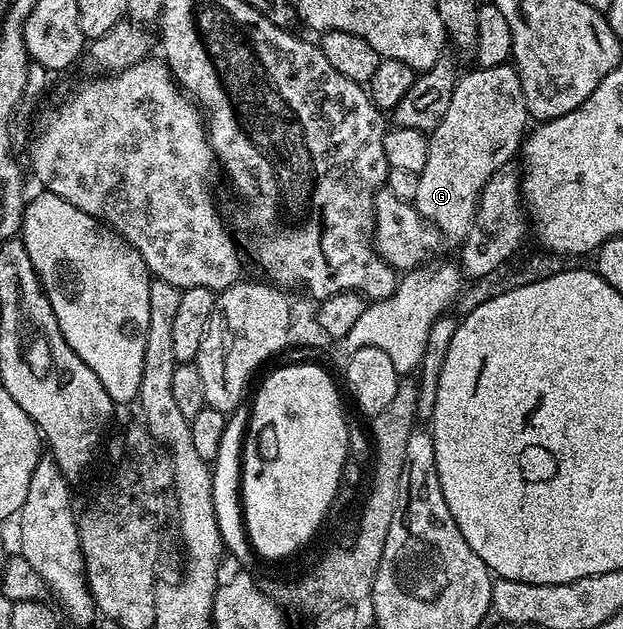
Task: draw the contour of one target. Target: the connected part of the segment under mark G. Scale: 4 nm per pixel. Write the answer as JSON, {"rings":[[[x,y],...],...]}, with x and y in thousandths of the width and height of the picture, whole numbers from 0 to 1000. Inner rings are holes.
{"rings":[[[820,102],[807,105],[790,105],[780,111],[770,108],[759,108],[754,118],[742,116],[734,126],[730,134],[730,146],[724,146],[724,172],[717,172],[711,191],[705,191],[705,197],[689,213],[689,240],[685,242],[685,261],[679,261],[679,273],[671,277],[673,300],[666,304],[663,313],[663,326],[668,328],[669,335],[674,337],[676,345],[687,350],[693,359],[708,367],[709,380],[719,382],[721,378],[729,388],[738,388],[746,383],[750,369],[756,362],[756,356],[762,347],[766,326],[769,324],[769,312],[775,305],[775,299],[782,293],[782,286],[788,286],[788,280],[803,264],[815,264],[825,256],[827,246],[836,237],[836,227],[846,211],[846,202],[851,199],[852,189],[846,178],[846,165],[839,159],[839,134],[833,134],[833,121],[830,110]]]}

